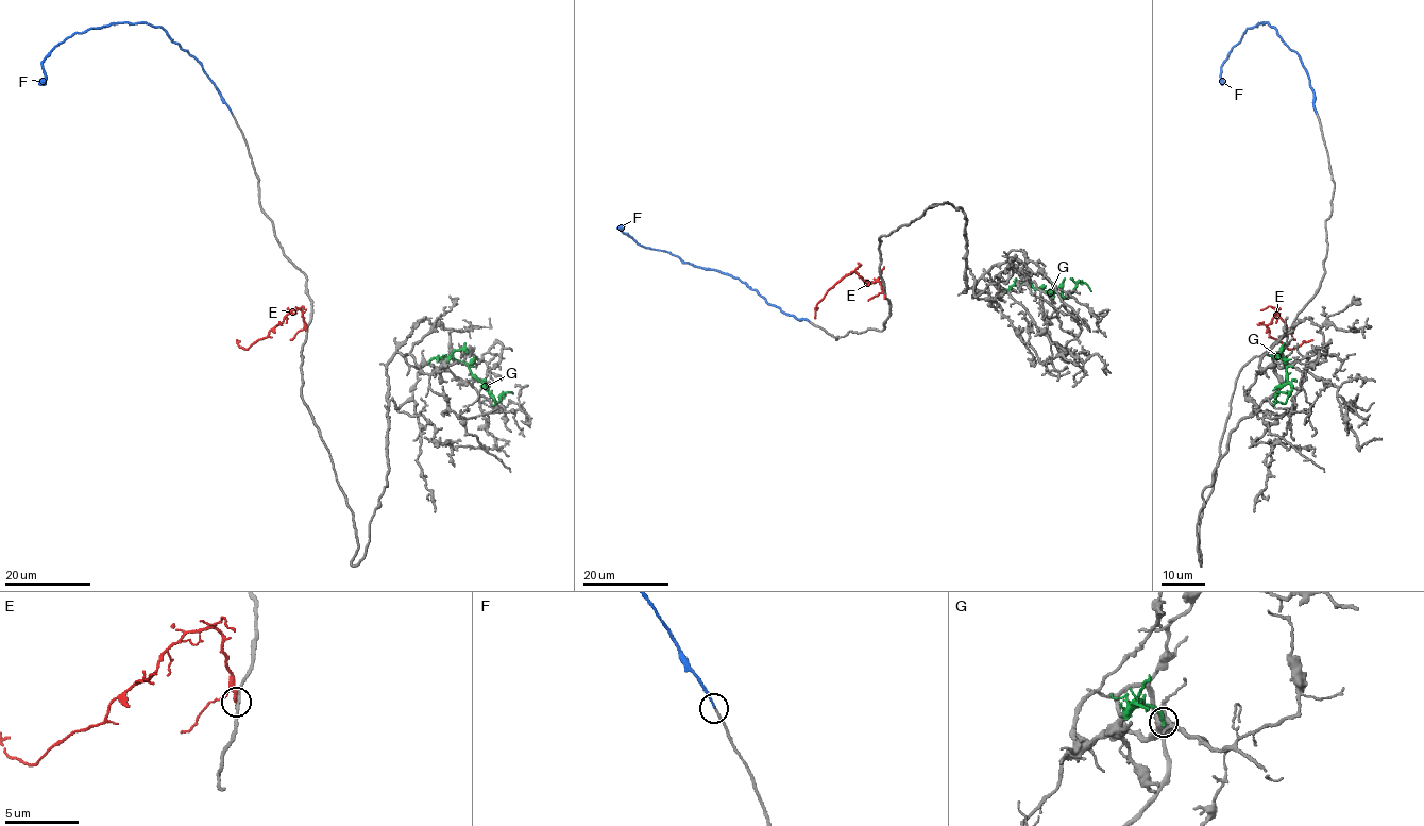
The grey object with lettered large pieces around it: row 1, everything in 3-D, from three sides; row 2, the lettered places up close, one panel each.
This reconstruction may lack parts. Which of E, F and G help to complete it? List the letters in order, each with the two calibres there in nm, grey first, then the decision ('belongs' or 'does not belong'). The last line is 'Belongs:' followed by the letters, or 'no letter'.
E: 200/200 nm | does not belong
F: 150/160 nm | belongs
G: 380/280 nm | does not belong
Belongs: F

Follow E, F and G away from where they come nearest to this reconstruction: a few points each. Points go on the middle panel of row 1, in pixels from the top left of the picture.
E: (884, 293), (880, 283), (868, 282), (851, 272), (816, 304), (814, 318)
F: (809, 322), (772, 305), (742, 281), (640, 245), (620, 229), (623, 225), (617, 228)
G: (1006, 291), (1014, 285), (1030, 283), (1064, 297), (1074, 289), (1078, 282), (1091, 291)

